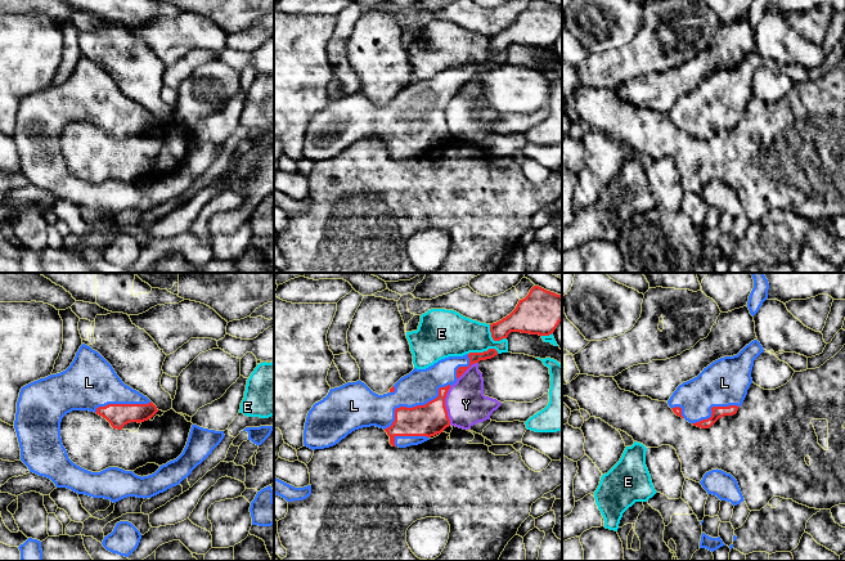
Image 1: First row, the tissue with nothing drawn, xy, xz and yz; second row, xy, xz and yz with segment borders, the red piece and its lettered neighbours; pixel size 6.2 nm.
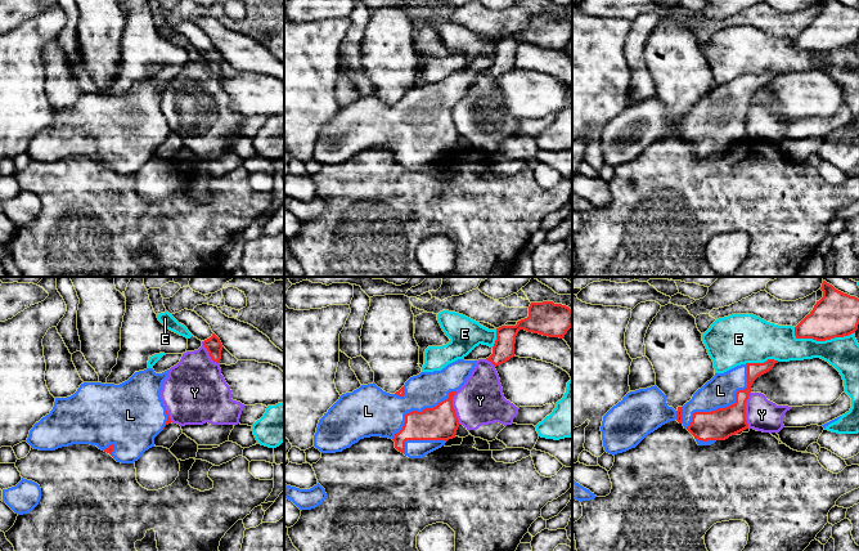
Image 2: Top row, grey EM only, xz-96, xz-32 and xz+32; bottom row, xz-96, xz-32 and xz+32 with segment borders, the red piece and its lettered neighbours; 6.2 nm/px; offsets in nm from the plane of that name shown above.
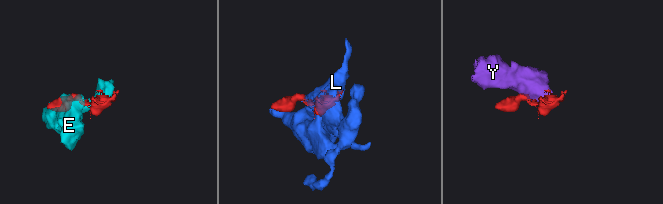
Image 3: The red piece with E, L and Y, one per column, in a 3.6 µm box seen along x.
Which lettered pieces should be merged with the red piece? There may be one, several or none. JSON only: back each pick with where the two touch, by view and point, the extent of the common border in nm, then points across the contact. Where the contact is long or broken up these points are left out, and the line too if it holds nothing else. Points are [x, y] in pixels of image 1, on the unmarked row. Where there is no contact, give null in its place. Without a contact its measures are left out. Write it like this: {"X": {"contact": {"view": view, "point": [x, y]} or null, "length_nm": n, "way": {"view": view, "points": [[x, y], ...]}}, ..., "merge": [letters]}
{"L": {"contact": {"view": "xz", "point": [414, 119]}, "length_nm": 500}, "merge": ["L"]}

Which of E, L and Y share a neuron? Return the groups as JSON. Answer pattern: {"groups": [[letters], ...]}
{"groups": [["E"], ["L"], ["Y"]]}

